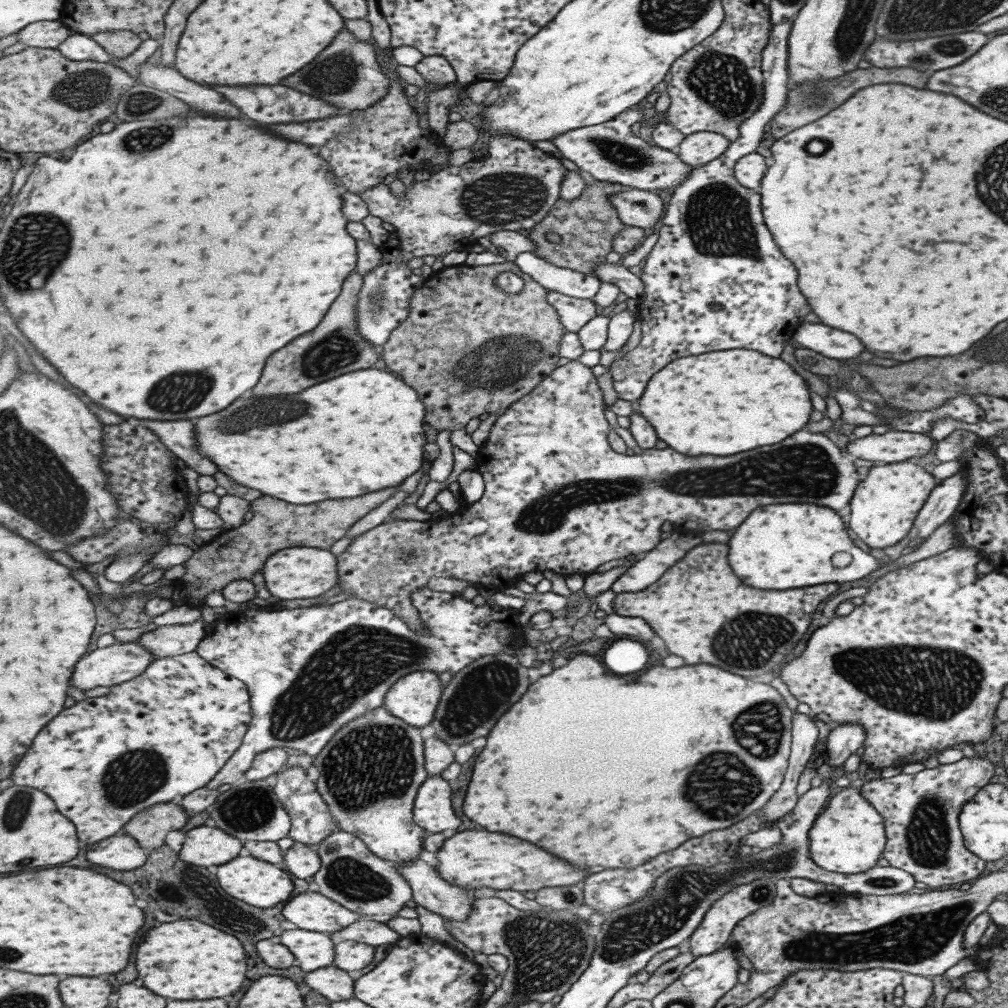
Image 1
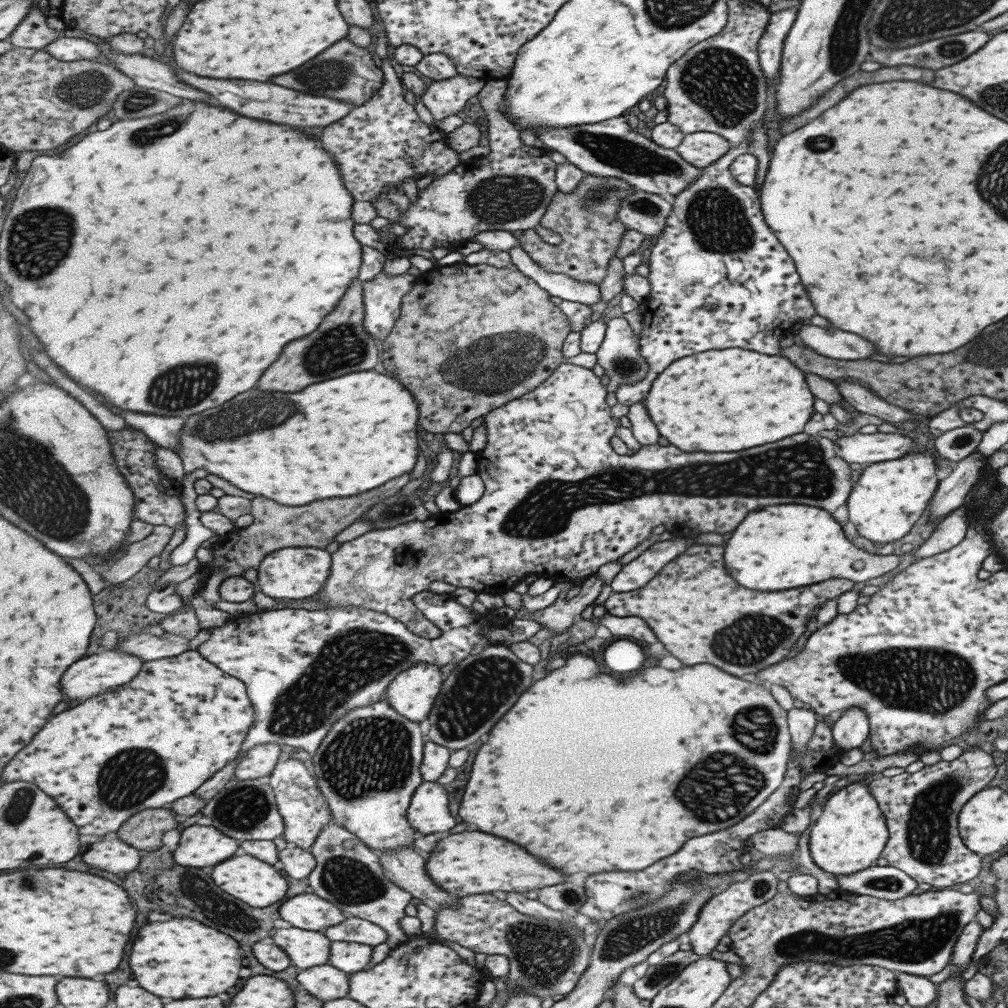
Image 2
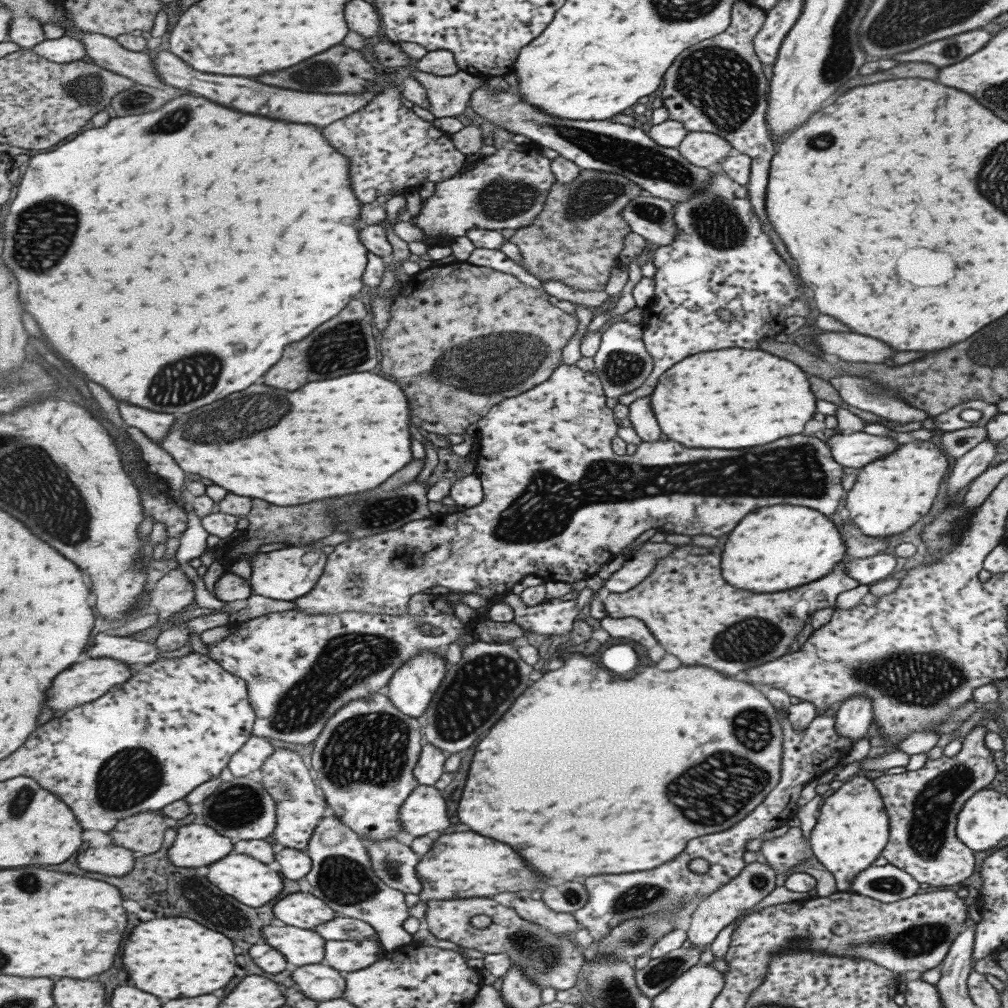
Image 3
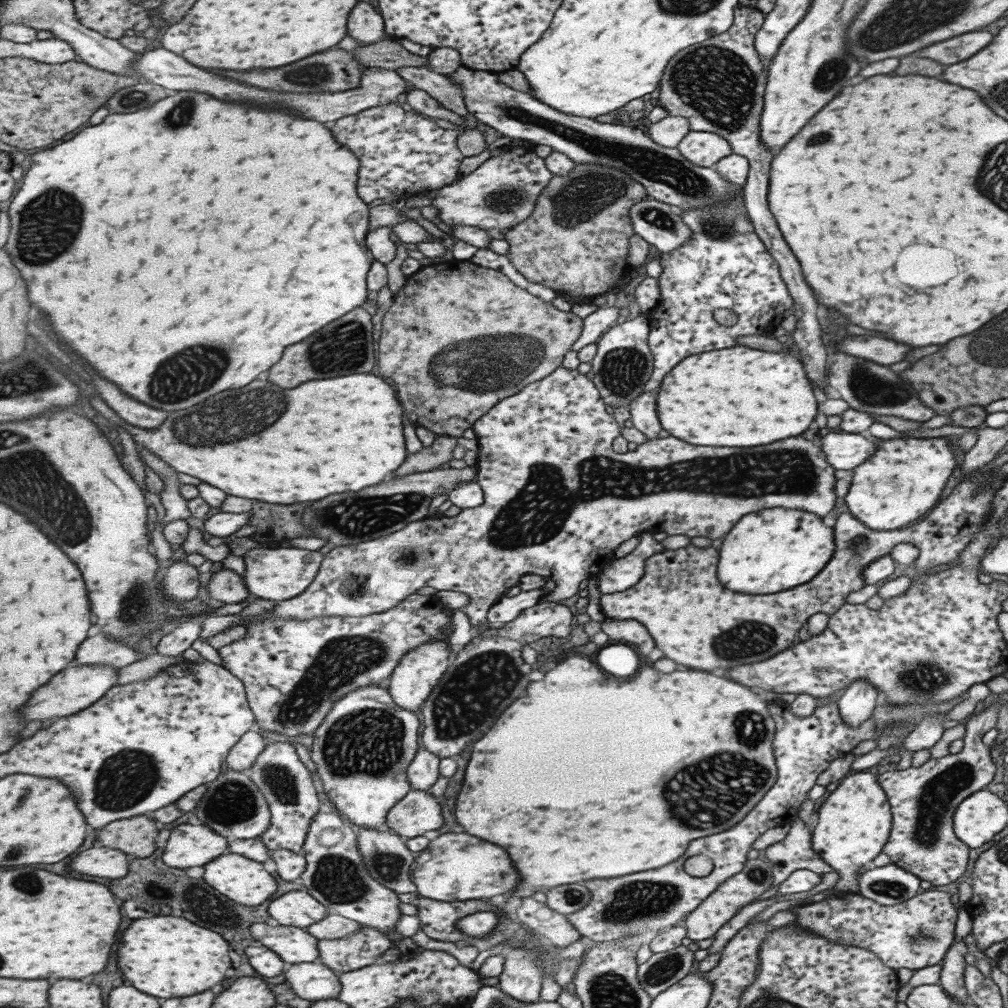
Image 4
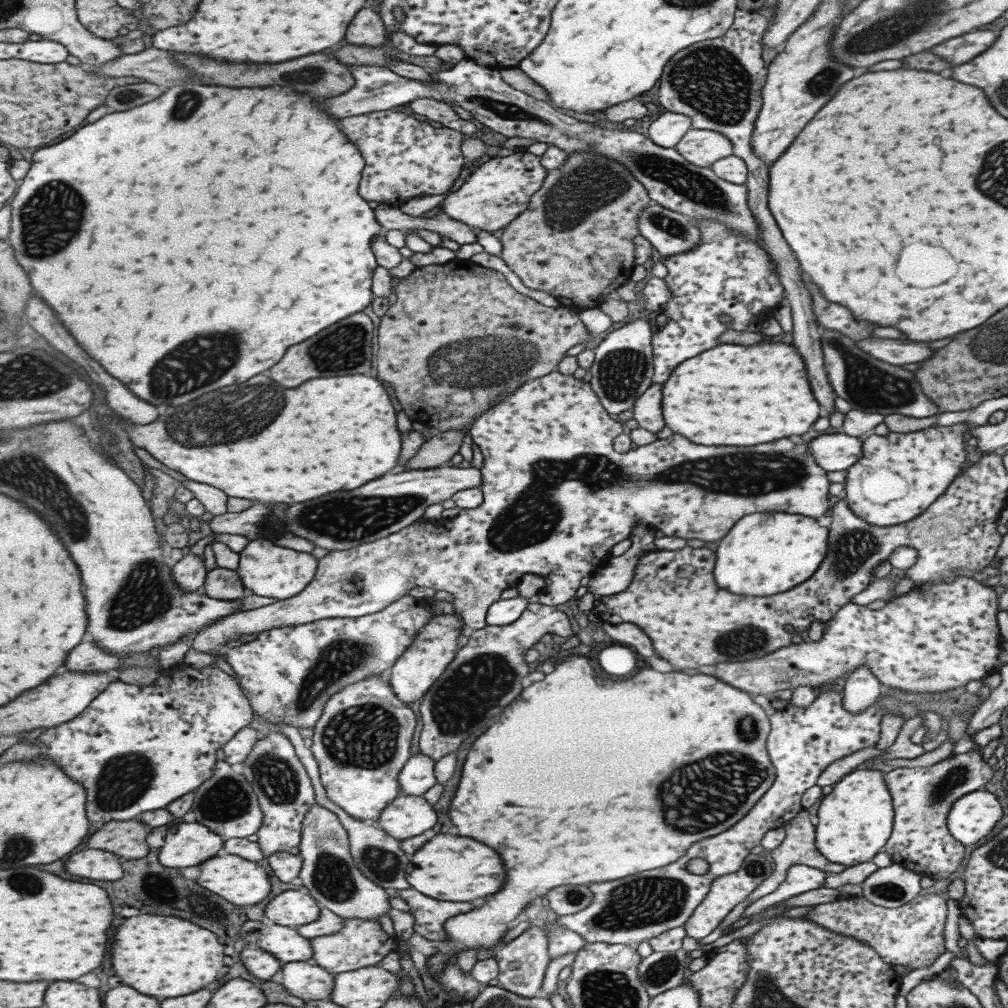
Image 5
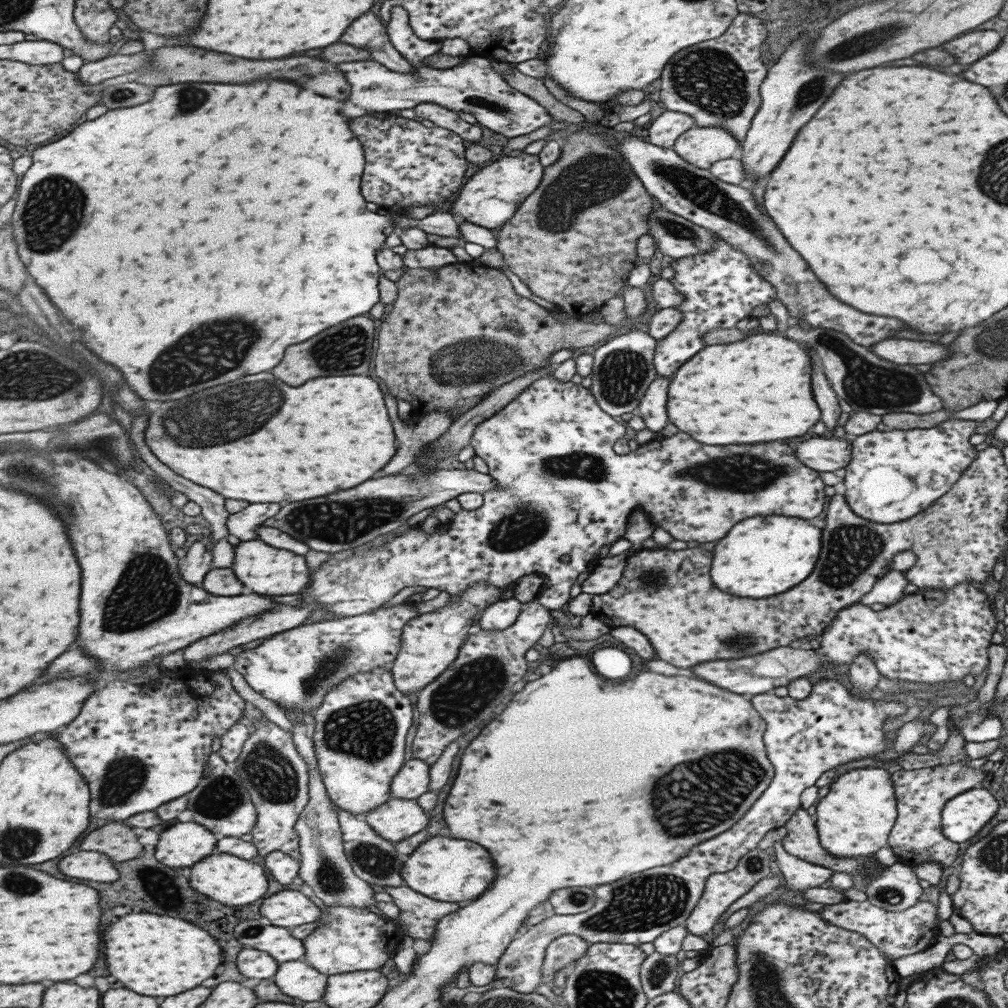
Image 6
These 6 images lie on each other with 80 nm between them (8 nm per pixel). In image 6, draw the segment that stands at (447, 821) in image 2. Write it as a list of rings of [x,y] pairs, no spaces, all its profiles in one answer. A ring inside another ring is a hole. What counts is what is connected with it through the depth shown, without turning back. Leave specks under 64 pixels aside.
[[[393,798],[363,817],[380,836],[394,843],[420,833],[429,824],[429,813],[418,801],[401,798]]]

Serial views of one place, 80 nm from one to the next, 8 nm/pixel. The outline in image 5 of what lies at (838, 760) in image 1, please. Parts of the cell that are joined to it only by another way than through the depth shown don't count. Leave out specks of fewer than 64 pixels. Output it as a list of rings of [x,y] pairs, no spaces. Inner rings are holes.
[[[859,666],[846,679],[841,692],[841,703],[846,711],[858,713],[867,705],[874,705],[881,685],[867,670],[867,666]]]

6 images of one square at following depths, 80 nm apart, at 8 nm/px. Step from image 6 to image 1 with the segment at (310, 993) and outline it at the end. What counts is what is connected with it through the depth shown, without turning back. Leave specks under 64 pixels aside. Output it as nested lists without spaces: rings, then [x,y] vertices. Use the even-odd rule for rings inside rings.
[[[334,964],[305,975],[307,989],[325,995],[331,1001],[349,1000],[355,994],[355,981],[346,970]]]

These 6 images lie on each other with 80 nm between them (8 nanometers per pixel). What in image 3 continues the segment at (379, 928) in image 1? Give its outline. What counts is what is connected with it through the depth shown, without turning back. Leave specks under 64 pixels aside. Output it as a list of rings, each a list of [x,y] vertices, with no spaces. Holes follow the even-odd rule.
[[[335,917],[316,926],[316,931],[325,941],[381,940],[378,932],[363,920],[349,917]]]

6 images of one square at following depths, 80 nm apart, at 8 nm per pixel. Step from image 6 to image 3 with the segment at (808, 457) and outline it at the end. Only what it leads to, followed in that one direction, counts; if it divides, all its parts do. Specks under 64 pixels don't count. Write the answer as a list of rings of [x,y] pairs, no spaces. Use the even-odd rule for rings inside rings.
[[[859,431],[839,432],[824,443],[829,447],[829,453],[837,464],[860,469],[868,462],[893,454],[899,441],[889,433],[886,436],[873,436]]]

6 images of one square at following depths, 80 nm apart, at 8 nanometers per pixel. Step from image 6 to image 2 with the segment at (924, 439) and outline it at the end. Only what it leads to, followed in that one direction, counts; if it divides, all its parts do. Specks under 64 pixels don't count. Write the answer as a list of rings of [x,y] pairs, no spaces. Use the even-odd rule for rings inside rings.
[[[921,449],[907,452],[893,460],[861,467],[859,478],[852,485],[846,500],[848,520],[857,534],[875,545],[897,540],[907,534],[915,521],[923,516],[938,485],[936,459],[935,454],[930,455],[930,452]]]

